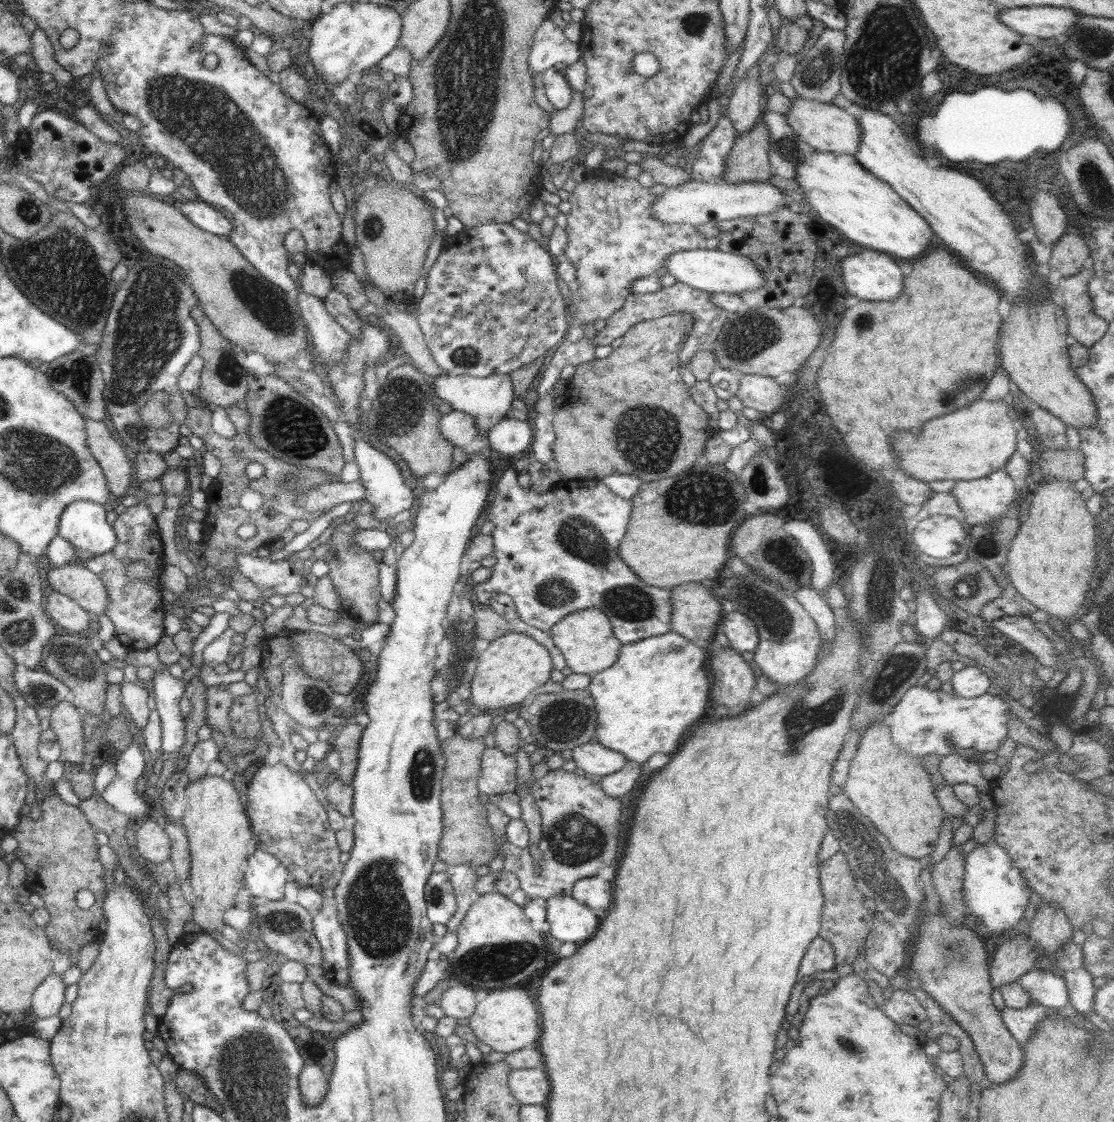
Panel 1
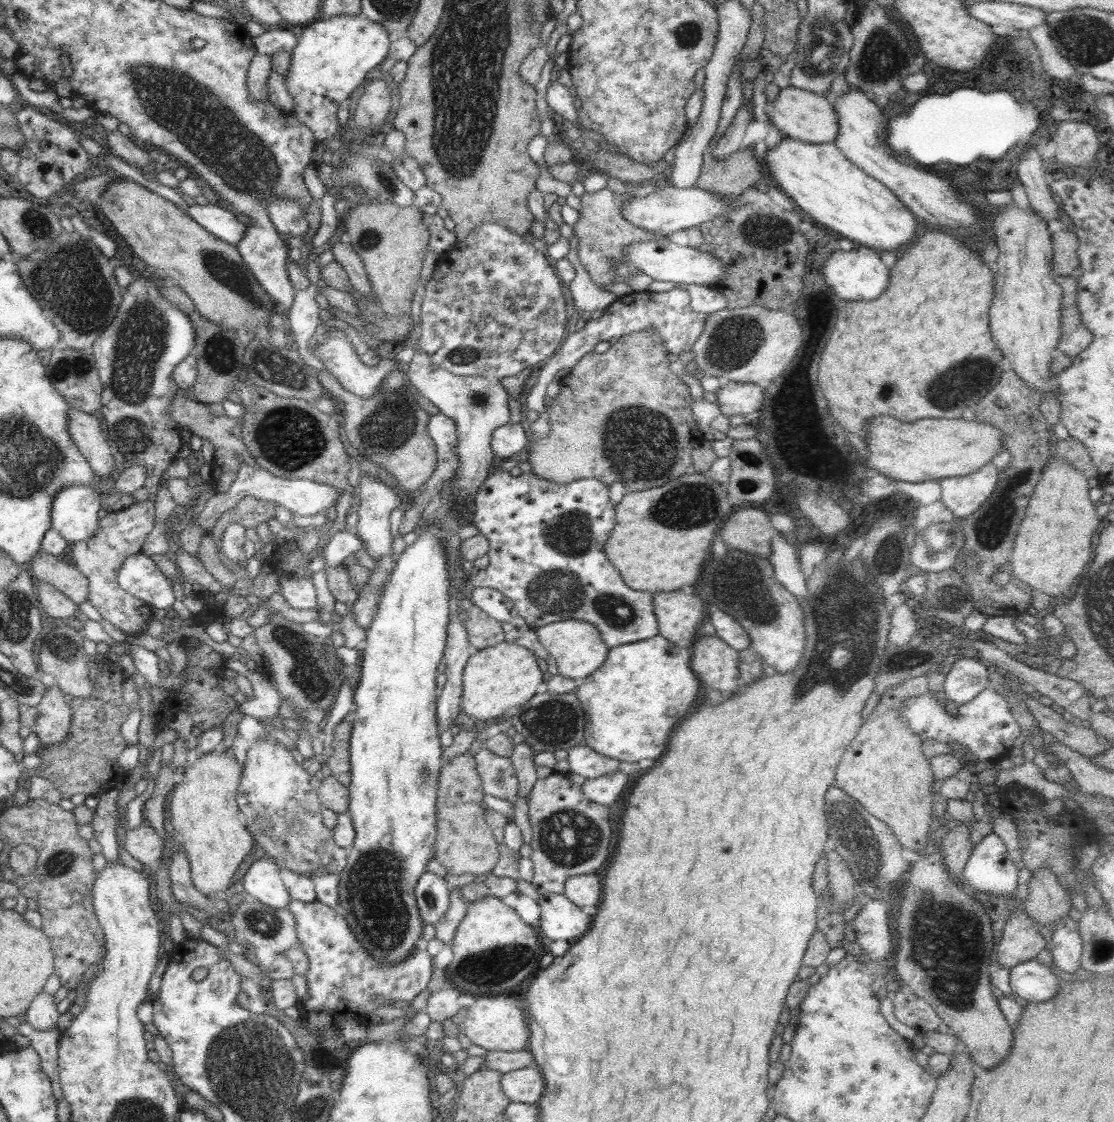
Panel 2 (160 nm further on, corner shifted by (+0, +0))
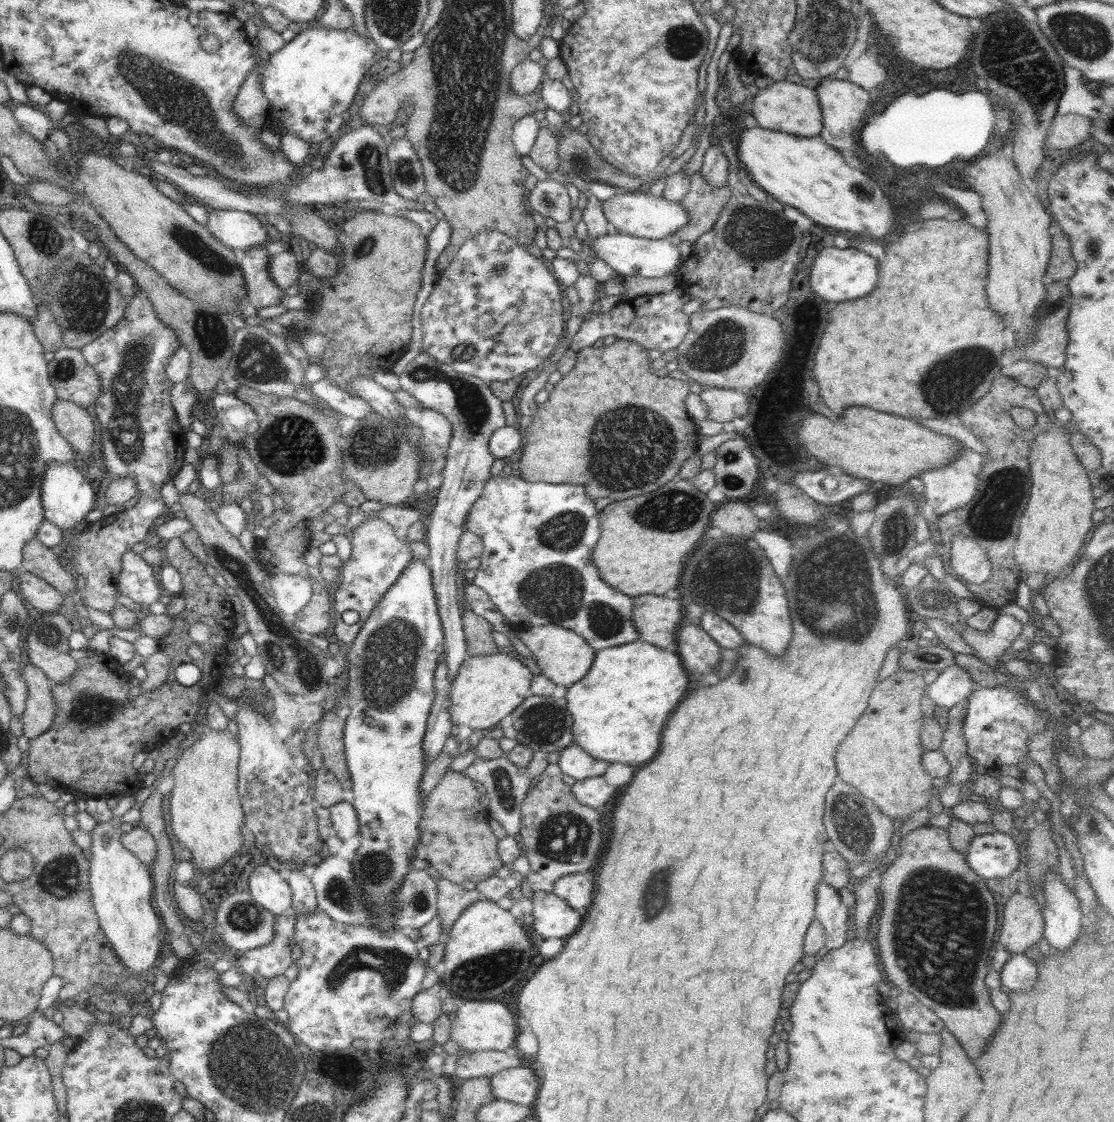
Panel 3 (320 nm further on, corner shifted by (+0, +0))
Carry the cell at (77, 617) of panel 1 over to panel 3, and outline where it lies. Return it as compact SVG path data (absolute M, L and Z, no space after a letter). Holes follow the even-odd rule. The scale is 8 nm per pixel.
M20 568L15 579L18 580L21 598L44 613L58 612L64 602L63 594L35 574Z

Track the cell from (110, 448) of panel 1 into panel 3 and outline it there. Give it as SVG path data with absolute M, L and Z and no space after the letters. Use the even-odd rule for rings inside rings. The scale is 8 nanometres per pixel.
M58 399L52 406L52 421L58 433L78 452L84 456L92 454L96 424L89 412L68 400Z

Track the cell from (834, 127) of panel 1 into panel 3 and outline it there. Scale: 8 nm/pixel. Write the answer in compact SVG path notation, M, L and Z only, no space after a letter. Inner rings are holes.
M775 81L753 96L752 117L762 128L799 137L819 136L823 129L822 113L815 89L789 81Z

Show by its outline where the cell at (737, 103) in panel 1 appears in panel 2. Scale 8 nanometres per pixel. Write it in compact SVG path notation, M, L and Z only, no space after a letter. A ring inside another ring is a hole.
M743 101L743 105L737 110L735 117L732 119L731 125L724 131L717 145L709 150L710 154L718 161L722 161L722 159L730 157L730 155L742 148L748 123L752 119L753 113Z

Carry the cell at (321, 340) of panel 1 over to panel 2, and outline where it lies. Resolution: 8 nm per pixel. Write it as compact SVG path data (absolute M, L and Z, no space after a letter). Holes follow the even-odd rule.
M326 327L327 340L323 344L319 344L314 351L310 351L314 357L318 358L328 371L336 380L346 389L347 392L354 394L355 397L363 400L372 399L376 396L376 389L378 385L382 385L384 378L390 375L394 370L394 362L392 360L383 360L378 368L374 366L366 366L363 364L356 354L352 343L346 339L346 335L340 329L334 327Z

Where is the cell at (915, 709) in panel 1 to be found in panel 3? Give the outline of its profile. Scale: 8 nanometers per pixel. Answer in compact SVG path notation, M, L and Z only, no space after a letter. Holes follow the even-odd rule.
M1010 685L977 686L968 697L963 720L967 755L974 758L976 764L985 766L987 769L1016 766L1028 757L1029 738L1037 732L1047 730L1046 724L1047 718L1044 711L1035 707Z

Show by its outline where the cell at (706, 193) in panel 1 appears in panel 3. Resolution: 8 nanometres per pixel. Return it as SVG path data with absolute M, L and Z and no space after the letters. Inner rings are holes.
M620 191L602 203L605 217L618 233L650 239L664 239L672 235L681 226L688 224L689 216L678 200L666 200L651 194Z

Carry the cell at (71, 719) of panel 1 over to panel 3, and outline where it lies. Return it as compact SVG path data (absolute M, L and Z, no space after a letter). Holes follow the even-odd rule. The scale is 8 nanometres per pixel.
M28 662L21 668L21 677L28 685L28 700L22 713L23 735L33 739L45 733L54 720L57 708L51 693L55 682L46 673Z

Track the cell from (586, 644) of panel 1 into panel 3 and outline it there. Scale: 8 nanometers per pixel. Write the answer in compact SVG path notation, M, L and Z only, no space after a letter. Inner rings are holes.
M548 624L519 630L520 640L535 658L541 674L558 686L570 686L582 680L594 662L597 653L579 634L563 626Z

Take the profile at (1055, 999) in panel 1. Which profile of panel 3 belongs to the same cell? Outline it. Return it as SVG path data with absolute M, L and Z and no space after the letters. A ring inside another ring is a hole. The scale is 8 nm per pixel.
M1024 953L1010 955L1006 966L999 972L1001 984L1009 990L1030 990L1038 982L1038 968L1035 961Z

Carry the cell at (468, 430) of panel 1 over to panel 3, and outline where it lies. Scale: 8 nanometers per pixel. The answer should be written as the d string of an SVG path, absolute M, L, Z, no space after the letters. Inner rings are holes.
M421 409L420 421L416 425L421 431L423 444L433 456L431 473L428 475L428 490L434 490L442 484L445 458L452 440L452 428L447 418L430 409Z

